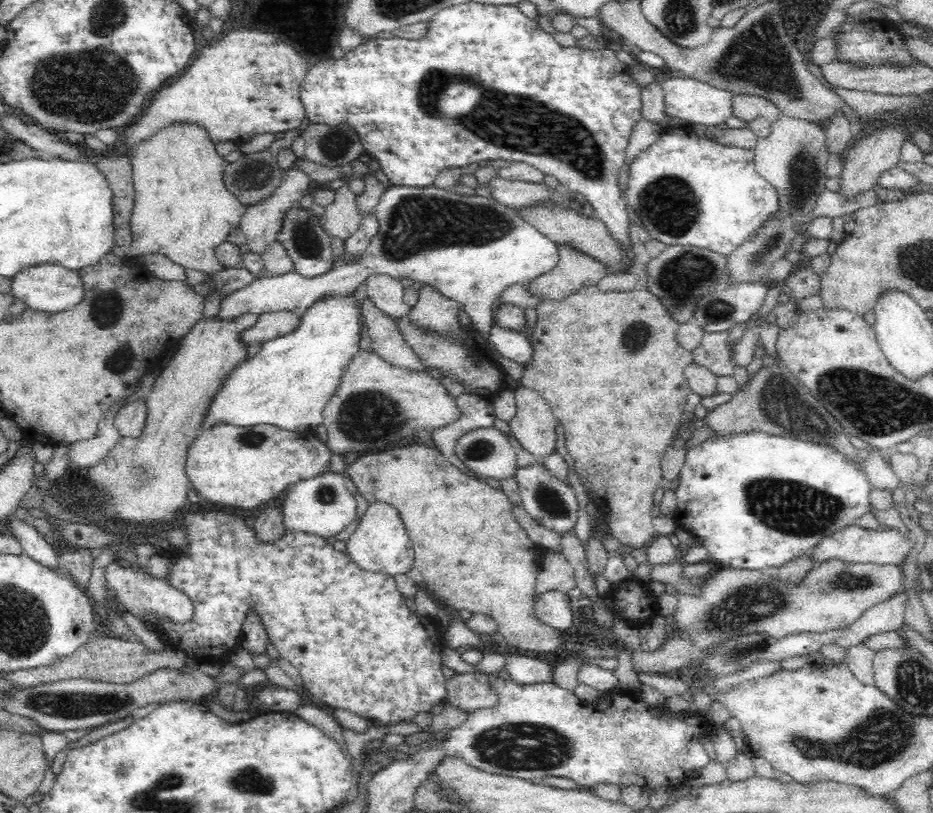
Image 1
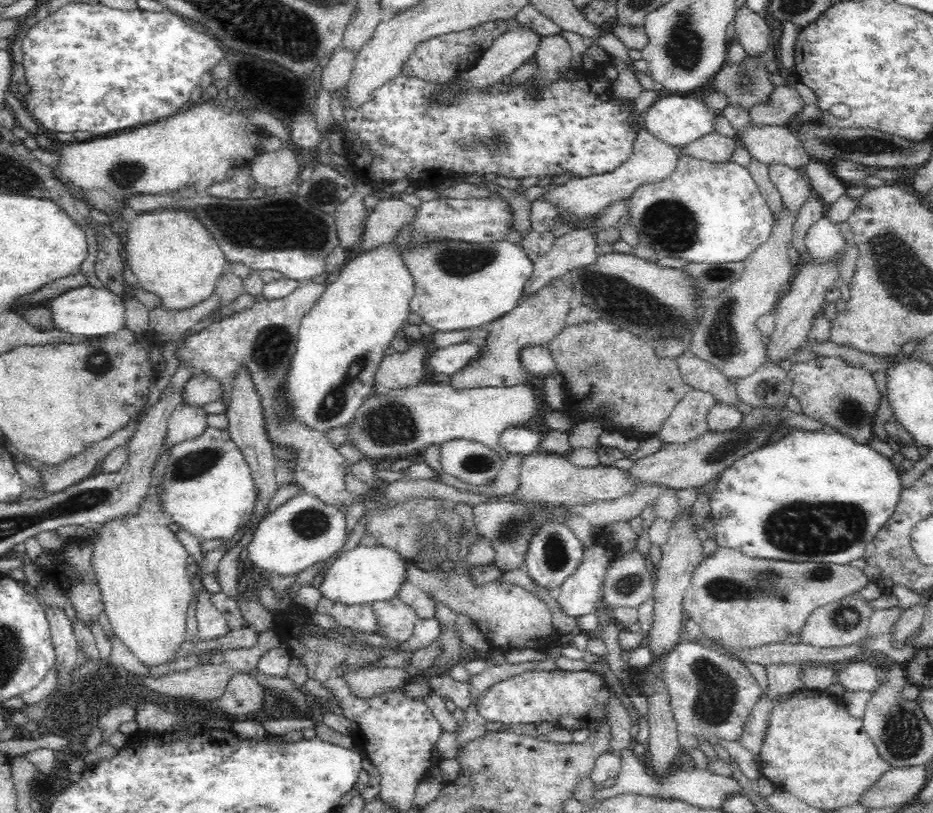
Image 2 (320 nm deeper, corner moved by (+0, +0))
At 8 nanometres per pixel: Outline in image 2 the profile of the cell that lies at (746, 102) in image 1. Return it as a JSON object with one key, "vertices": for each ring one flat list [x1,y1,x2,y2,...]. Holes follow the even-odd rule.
{"vertices":[[731,104,727,105,721,114,732,125,735,132,734,137,737,138,744,151,759,162,767,166,778,162,779,164,786,164,793,168,804,170,811,159,806,155,801,142,797,139,797,135,790,132,785,124,762,125,762,123,756,123,756,121,752,121,752,117,750,117,750,113,747,110,740,108,740,106,732,106]]}

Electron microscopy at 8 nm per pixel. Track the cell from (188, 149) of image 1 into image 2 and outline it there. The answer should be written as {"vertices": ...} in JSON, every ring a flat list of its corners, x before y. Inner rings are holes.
{"vertices":[[170,205,130,214,125,231,126,262,139,286,160,298,162,308,200,304,215,291,217,278,227,271,224,251,192,207]]}

